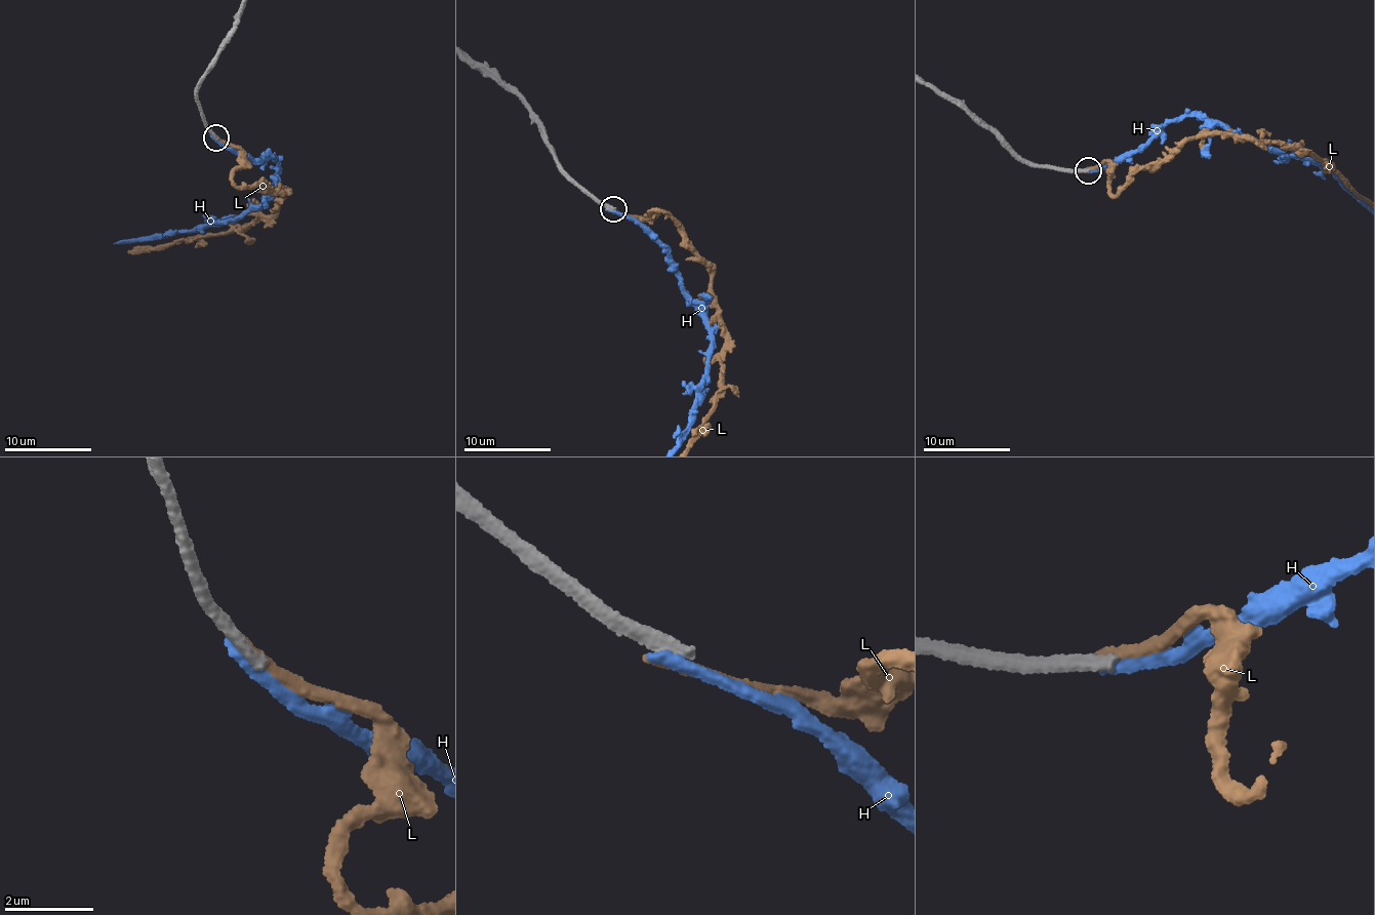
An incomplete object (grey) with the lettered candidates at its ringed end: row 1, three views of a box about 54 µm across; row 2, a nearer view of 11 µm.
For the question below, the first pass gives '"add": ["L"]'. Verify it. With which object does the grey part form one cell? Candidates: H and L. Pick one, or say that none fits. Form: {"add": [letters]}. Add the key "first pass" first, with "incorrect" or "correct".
{"first pass": "incorrect", "add": []}

